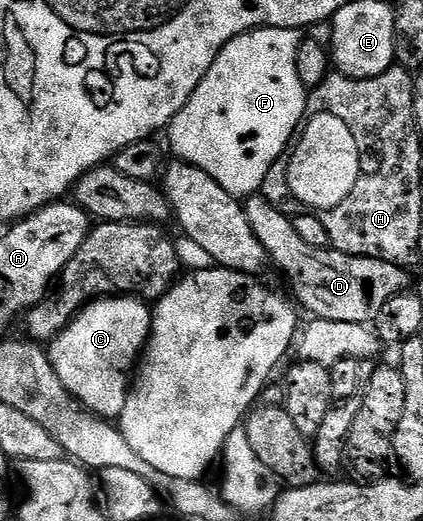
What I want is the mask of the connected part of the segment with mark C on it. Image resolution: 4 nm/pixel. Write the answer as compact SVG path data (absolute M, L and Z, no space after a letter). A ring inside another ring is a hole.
M106 296L89 303L60 336L48 343L47 353L59 380L86 411L106 420L120 419L129 399L131 383L153 328L153 310L136 296Z

